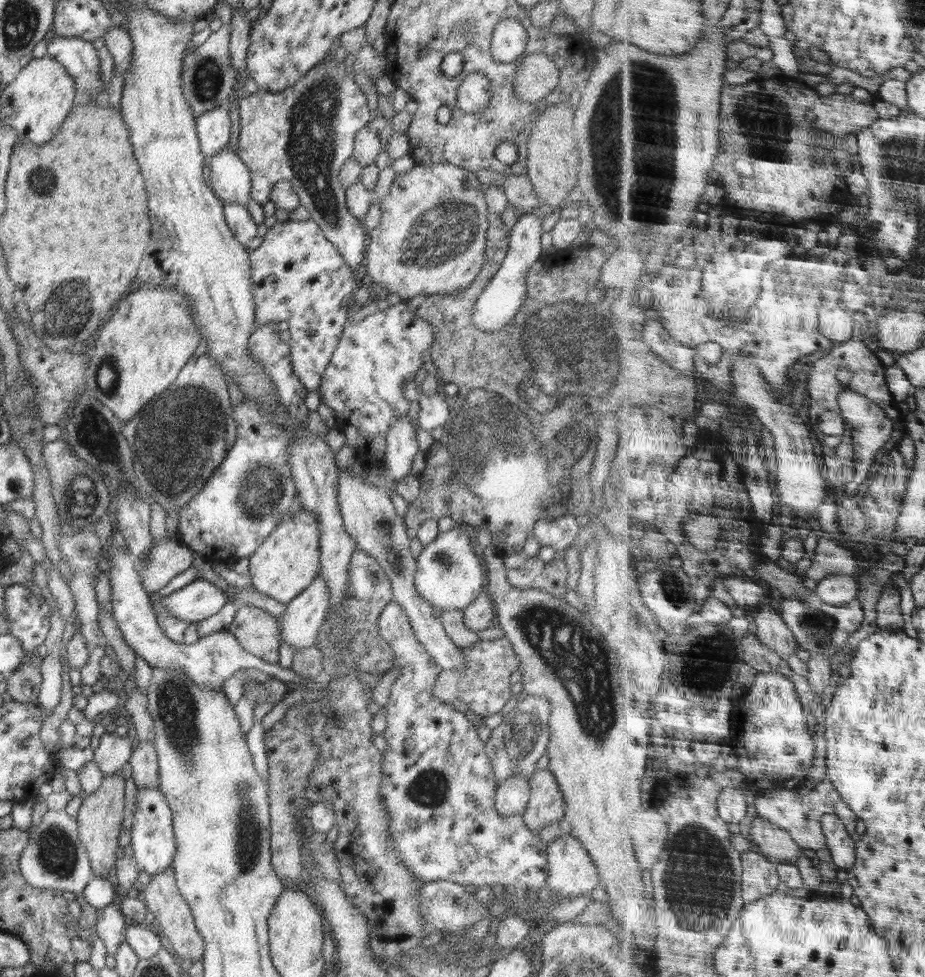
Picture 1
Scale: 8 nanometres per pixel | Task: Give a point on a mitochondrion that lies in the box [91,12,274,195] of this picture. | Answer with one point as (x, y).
(207, 81)

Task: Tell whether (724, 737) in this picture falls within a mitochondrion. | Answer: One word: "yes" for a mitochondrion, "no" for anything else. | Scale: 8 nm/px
no

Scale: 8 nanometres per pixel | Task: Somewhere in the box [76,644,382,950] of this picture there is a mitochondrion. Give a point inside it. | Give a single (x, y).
(176, 708)

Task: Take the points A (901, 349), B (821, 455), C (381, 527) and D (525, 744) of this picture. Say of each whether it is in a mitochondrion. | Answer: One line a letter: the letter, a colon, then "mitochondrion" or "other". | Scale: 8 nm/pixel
A: other
B: other
C: mitochondrion
D: mitochondrion

